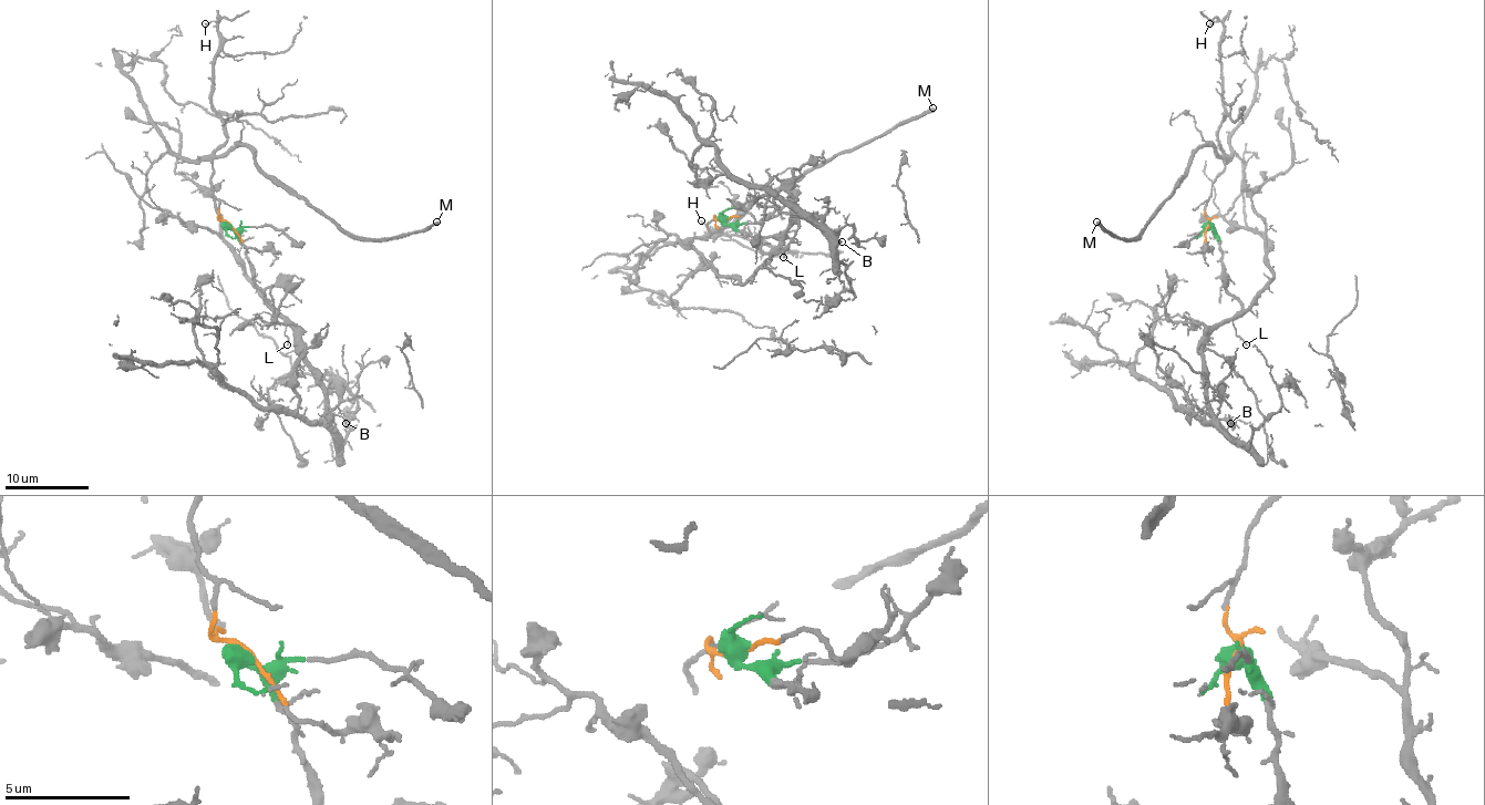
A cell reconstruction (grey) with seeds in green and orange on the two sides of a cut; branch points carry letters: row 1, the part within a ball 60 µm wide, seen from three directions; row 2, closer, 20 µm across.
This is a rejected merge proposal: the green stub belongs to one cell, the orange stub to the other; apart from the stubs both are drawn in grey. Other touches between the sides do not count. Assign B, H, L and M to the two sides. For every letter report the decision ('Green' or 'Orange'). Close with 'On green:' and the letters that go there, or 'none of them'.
B: Green
H: Orange
L: Green
M: Orange
On green: B, L

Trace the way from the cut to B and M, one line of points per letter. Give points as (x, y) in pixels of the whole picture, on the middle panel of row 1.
B: (725, 219), (751, 234), (765, 253), (777, 244), (796, 215), (817, 217), (820, 229), (828, 241), (841, 241)
M: (725, 219), (714, 217), (707, 225), (709, 236), (732, 223), (763, 194), (786, 187), (841, 152), (934, 107)

